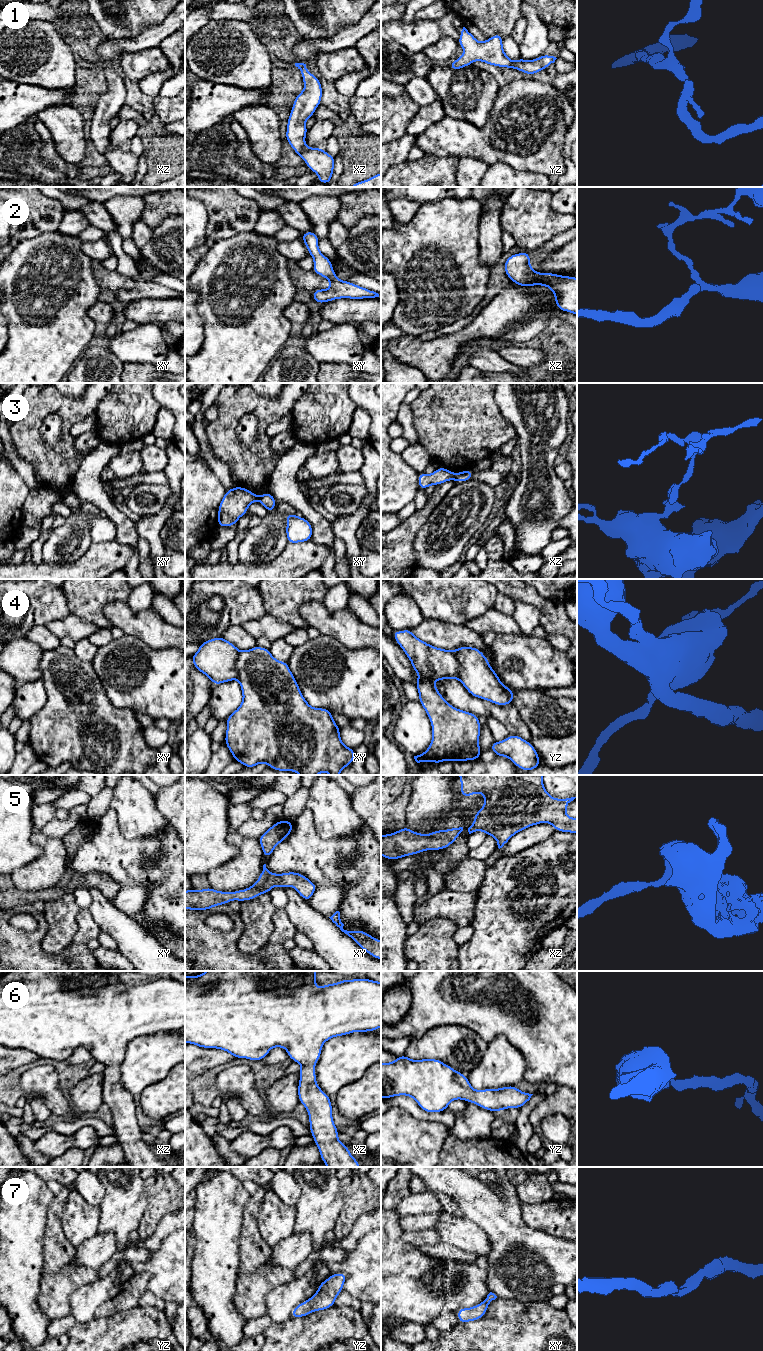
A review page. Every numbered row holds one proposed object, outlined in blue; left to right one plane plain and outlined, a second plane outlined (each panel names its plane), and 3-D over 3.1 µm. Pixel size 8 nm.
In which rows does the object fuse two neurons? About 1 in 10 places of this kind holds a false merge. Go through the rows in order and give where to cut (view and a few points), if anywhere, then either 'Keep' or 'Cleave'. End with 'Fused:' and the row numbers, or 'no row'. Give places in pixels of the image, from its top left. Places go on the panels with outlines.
1: No split. Keep
2: No split. Keep
3: Split along xz (455, 474), (453, 478). Cleave
4: No split. Keep
5: No split. Keep
6: No split. Keep
7: No split. Keep
Fused: 3

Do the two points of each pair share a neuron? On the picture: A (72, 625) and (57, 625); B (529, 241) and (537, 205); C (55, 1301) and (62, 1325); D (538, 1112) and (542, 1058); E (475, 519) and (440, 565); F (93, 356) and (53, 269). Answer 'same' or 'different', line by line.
A: same
B: same
C: different
D: different
E: same
F: different

